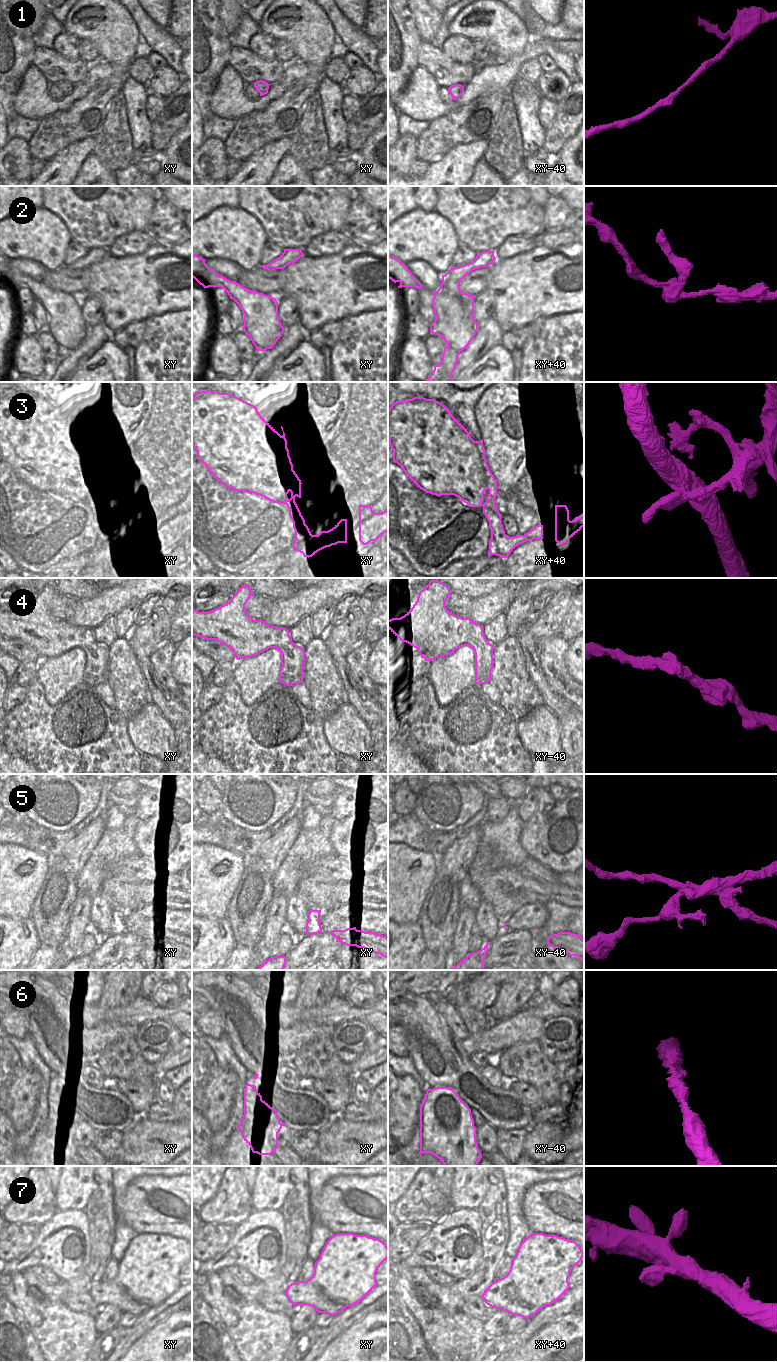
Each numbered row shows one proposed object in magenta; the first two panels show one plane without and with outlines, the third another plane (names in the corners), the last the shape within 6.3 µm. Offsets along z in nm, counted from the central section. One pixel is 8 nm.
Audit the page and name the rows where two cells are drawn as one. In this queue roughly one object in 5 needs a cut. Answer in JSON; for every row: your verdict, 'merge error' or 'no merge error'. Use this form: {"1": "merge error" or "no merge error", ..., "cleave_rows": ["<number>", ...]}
{"1": "no merge error", "2": "no merge error", "3": "merge error", "4": "no merge error", "5": "merge error", "6": "no merge error", "7": "no merge error", "cleave_rows": ["3", "5"]}

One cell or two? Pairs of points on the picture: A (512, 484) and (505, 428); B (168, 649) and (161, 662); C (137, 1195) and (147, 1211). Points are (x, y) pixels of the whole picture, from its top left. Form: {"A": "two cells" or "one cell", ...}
{"A": "one cell", "B": "one cell", "C": "one cell"}

